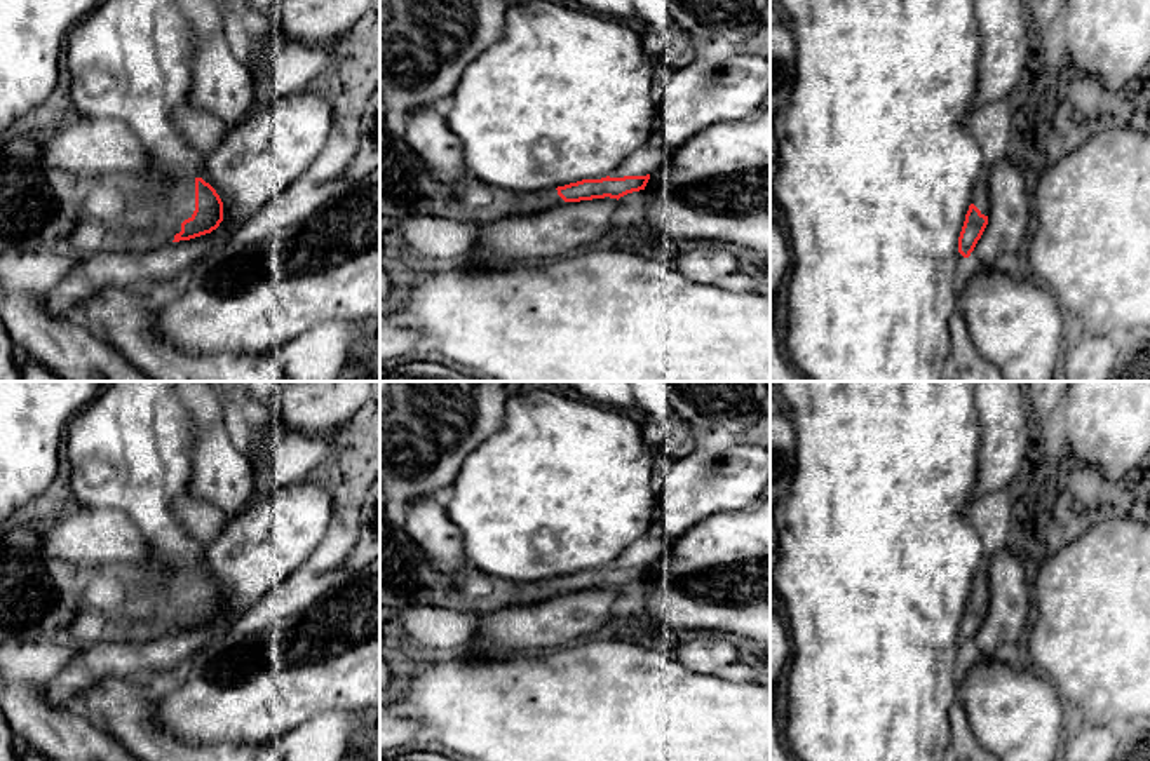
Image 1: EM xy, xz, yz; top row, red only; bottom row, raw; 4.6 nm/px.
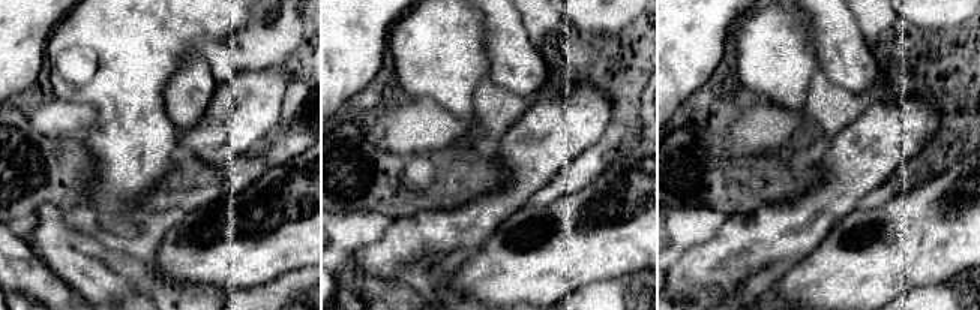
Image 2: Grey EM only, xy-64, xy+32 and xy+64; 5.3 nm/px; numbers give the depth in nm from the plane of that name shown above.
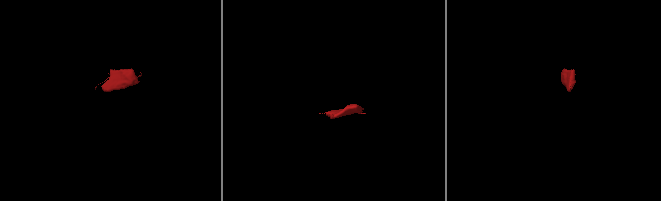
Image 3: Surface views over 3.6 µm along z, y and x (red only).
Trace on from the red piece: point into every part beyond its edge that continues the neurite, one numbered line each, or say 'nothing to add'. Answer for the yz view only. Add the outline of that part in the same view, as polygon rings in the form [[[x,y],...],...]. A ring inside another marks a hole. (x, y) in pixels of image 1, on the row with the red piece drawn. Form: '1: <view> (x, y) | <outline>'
1: yz (980, 197) | [[[979,178],[974,186],[972,204],[981,211],[981,214],[990,214],[990,200],[988,200],[988,188],[986,179]]]

